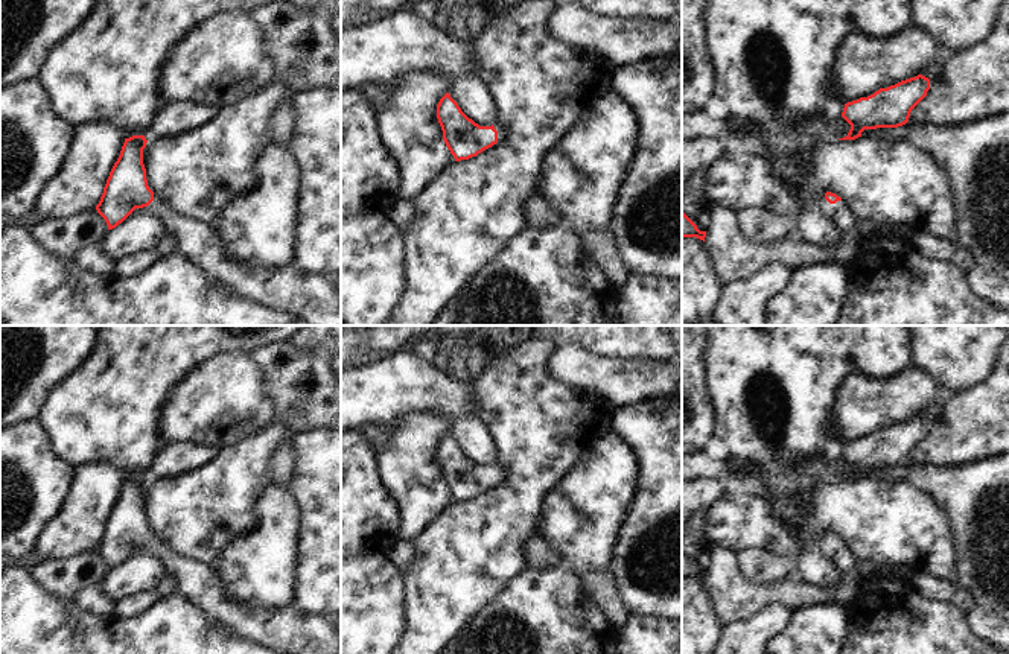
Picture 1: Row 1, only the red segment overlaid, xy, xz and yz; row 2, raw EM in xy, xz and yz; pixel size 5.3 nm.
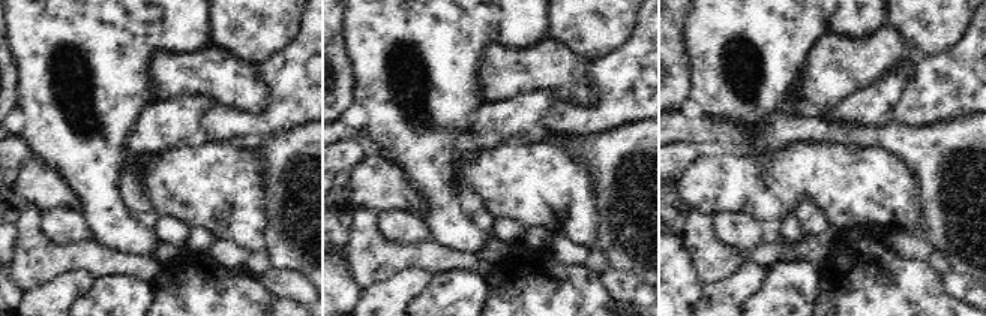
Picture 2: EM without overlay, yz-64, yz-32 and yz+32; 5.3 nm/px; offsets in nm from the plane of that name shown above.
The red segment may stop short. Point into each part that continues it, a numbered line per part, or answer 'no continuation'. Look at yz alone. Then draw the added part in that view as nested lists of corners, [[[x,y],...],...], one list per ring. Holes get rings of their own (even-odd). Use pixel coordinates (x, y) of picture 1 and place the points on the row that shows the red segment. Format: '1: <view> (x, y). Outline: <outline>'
1: yz (839, 213). Outline: [[[823,198],[823,199],[820,199],[820,211],[842,233],[846,233],[857,225],[857,219],[852,214],[851,208],[846,204],[843,204],[842,201],[837,201],[836,204],[829,204]]]

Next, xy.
1: xy (317, 298). Outline: [[[157,198],[148,210],[175,236],[178,252],[234,295],[300,316],[310,325],[341,325],[341,289],[335,277],[309,274],[294,263],[271,271],[242,266],[228,257],[208,224],[181,216]]]

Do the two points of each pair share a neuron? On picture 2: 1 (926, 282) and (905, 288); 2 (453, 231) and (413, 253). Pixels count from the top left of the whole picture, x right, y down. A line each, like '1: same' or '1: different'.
1: same
2: different

